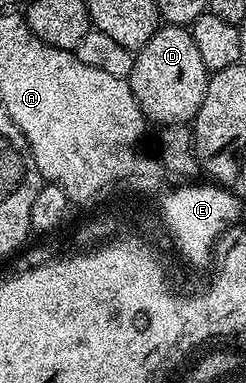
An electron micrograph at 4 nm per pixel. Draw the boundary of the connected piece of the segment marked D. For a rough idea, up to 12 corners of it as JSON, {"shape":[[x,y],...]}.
{"shape":[[161,25],[127,82],[150,124],[185,125],[210,74],[189,27]]}

